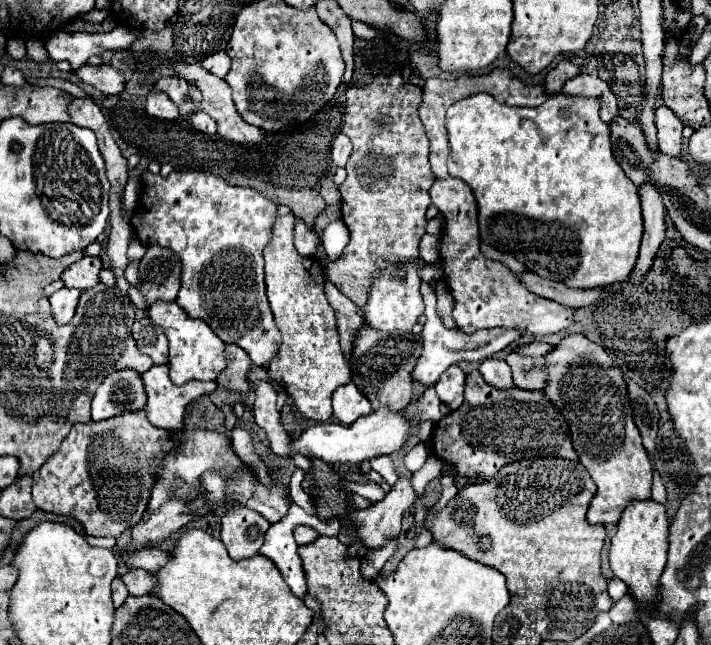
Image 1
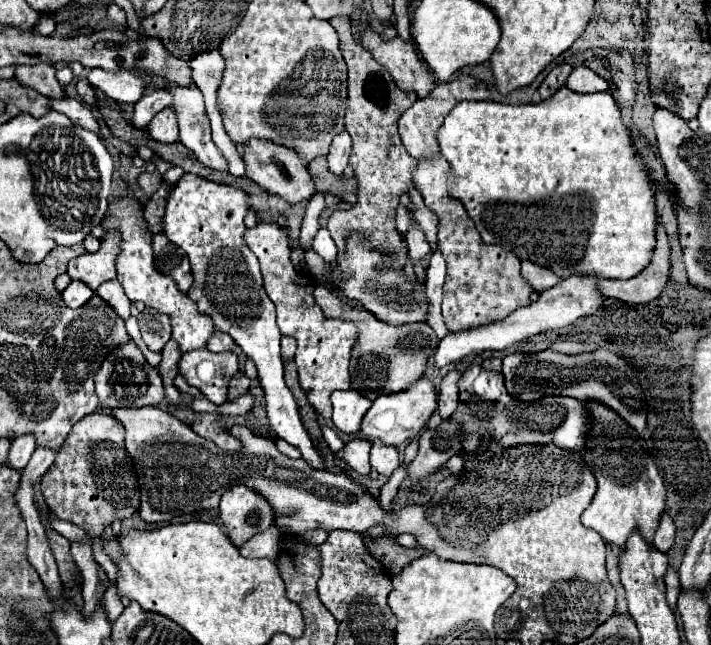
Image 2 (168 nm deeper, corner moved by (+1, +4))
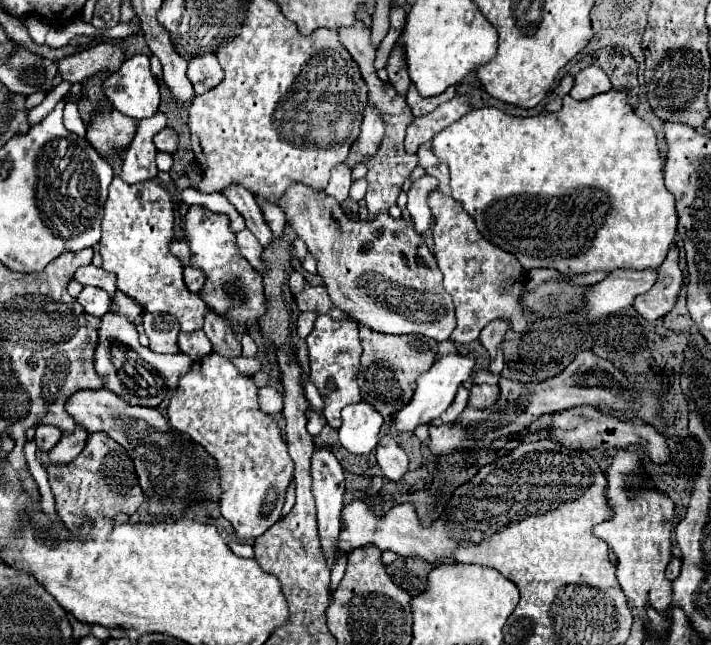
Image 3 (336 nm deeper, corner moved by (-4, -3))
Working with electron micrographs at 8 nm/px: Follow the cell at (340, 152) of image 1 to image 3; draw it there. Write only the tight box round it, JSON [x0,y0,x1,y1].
[325,163,351,203]

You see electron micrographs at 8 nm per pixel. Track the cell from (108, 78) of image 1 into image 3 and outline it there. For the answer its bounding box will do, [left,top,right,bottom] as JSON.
[103,53,159,119]

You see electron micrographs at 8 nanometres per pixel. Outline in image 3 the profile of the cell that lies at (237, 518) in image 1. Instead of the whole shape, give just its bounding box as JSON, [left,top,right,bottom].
[167,353,293,539]

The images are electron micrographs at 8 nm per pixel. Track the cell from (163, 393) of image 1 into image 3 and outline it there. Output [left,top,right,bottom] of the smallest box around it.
[179,331,211,359]

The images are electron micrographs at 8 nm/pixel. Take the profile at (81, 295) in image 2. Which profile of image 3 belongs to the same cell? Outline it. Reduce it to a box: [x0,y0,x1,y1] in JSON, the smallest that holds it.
[77,287,111,317]

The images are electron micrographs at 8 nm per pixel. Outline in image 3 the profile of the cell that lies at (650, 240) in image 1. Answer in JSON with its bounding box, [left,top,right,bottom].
[633,247,681,321]

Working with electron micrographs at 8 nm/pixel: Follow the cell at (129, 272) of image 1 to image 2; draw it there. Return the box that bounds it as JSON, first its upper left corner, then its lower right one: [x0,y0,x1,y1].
[104,192,214,354]

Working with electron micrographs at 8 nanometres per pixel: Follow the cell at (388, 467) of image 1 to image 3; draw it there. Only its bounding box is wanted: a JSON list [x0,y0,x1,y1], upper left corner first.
[375,437,407,481]

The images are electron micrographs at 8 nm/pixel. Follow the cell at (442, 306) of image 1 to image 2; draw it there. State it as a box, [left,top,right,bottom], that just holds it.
[314,284,436,400]

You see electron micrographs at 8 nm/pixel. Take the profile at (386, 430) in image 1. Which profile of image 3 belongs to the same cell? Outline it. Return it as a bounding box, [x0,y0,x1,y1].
[395,351,477,431]

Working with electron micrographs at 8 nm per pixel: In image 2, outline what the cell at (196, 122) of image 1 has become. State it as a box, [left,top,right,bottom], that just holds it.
[168,84,228,170]

